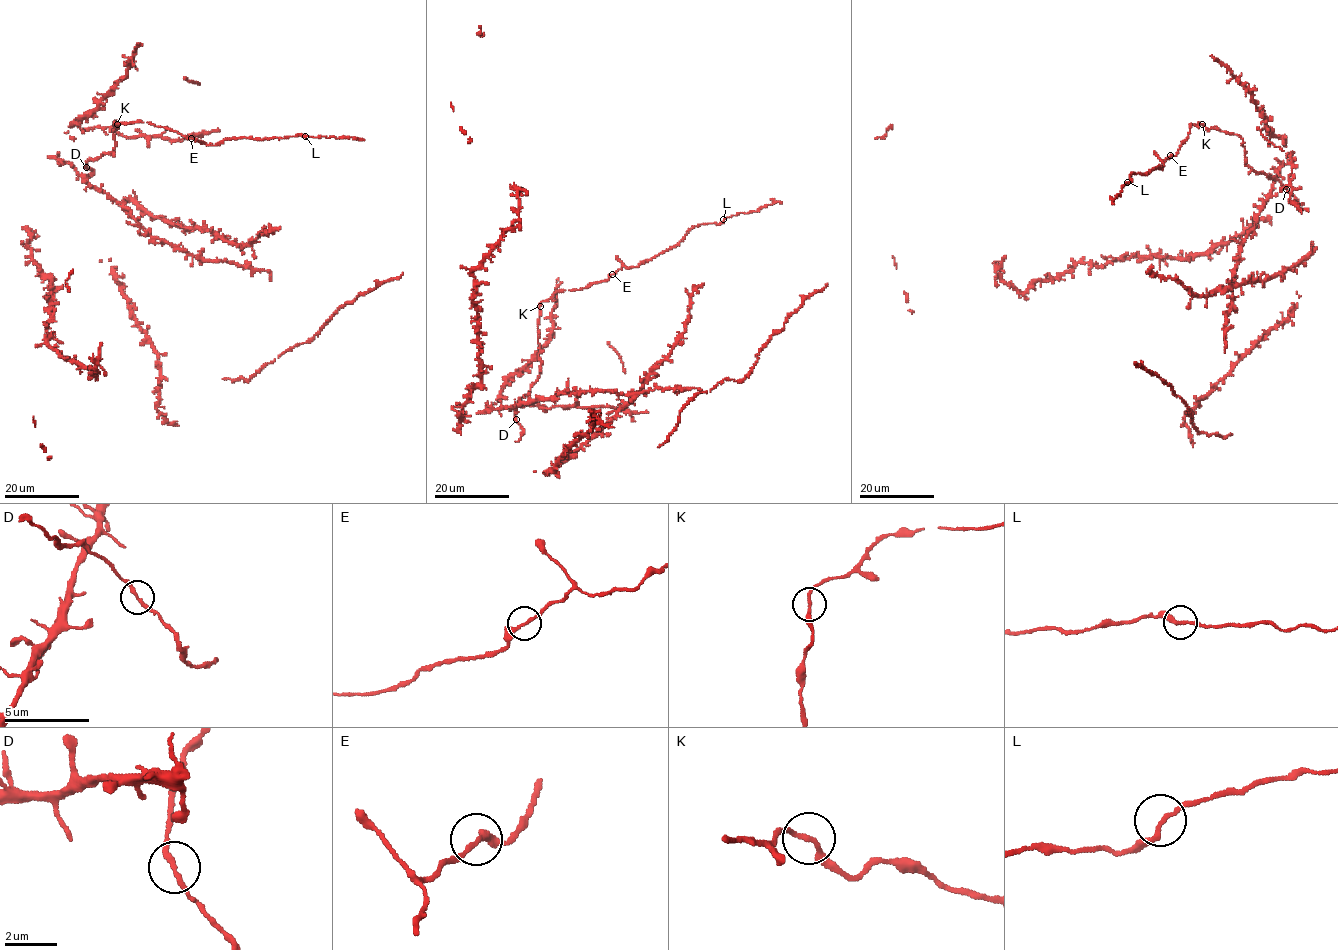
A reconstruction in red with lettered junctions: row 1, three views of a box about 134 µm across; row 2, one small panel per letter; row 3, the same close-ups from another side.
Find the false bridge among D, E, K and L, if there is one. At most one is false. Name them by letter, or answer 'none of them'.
none of them

